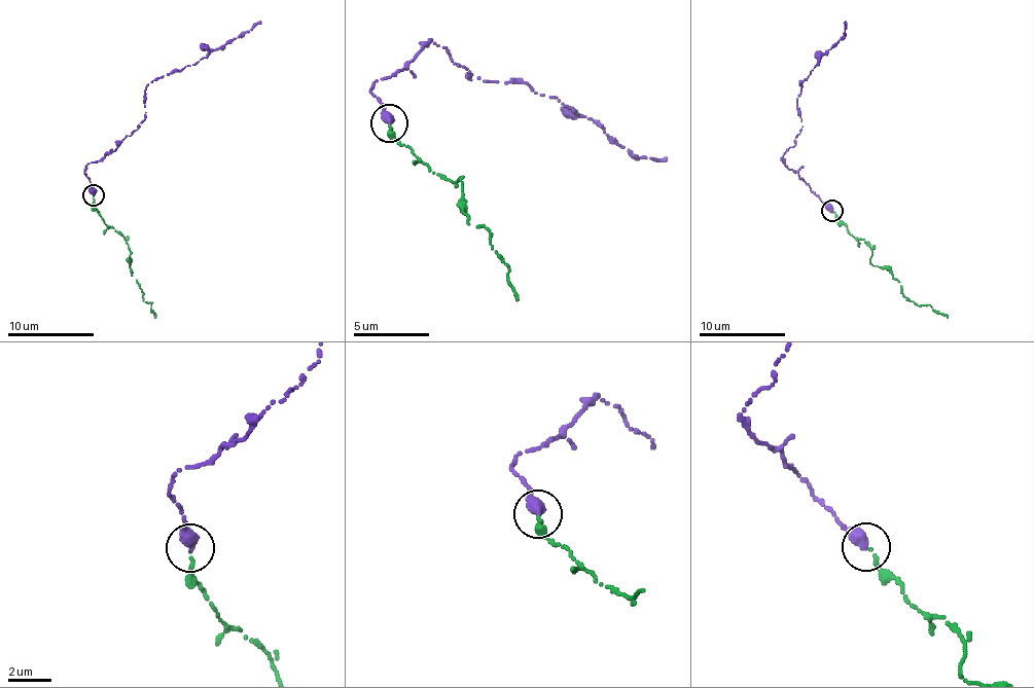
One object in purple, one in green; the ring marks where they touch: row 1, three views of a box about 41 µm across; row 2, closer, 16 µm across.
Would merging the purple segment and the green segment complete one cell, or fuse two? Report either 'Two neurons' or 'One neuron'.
One neuron

